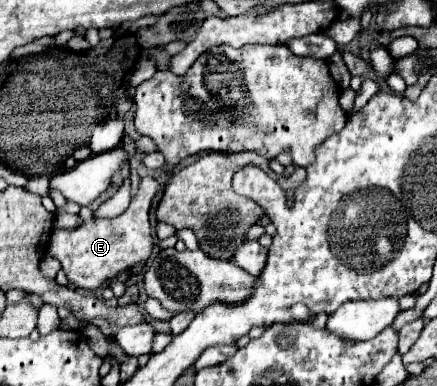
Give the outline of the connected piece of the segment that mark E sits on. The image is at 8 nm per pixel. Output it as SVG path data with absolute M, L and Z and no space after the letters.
M146 176L140 178L140 186L136 196L132 198L130 206L124 214L116 218L96 218L82 222L78 228L56 228L52 232L52 258L62 264L68 280L80 288L94 292L102 288L106 282L118 278L122 272L146 262L152 254L152 230L148 222L152 198L160 190L160 184Z

